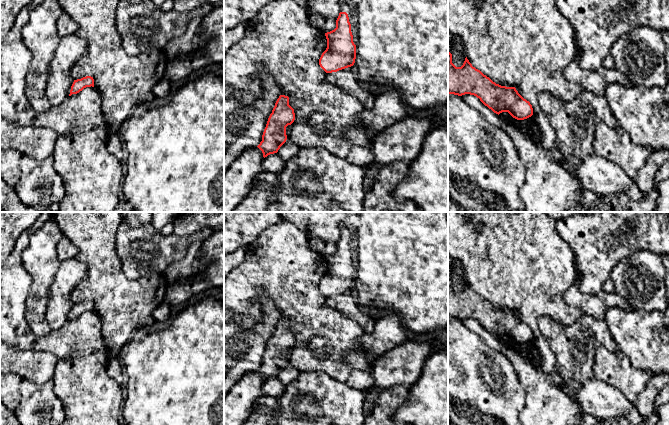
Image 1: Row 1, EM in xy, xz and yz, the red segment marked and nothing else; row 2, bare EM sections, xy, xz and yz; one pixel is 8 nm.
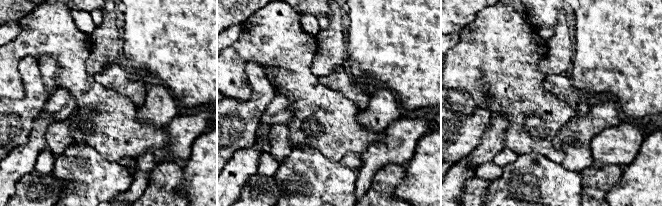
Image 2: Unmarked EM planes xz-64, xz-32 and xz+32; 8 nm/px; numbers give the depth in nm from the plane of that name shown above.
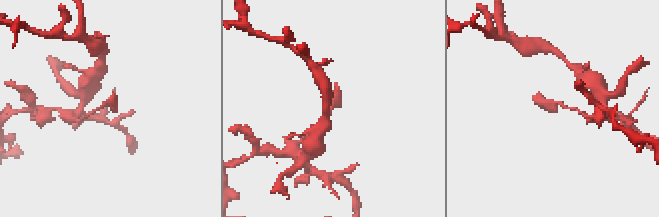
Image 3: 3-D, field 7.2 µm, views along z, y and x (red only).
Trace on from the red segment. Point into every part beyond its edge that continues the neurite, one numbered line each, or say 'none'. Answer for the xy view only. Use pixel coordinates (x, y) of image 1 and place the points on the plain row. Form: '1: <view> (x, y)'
none

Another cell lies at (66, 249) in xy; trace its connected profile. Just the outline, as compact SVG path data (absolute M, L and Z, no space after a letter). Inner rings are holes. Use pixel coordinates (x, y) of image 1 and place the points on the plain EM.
M63 237L57 245L57 253L60 262L75 258L79 248L67 237Z

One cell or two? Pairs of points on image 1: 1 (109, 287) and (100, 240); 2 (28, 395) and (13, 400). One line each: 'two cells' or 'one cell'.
1: one cell
2: two cells

